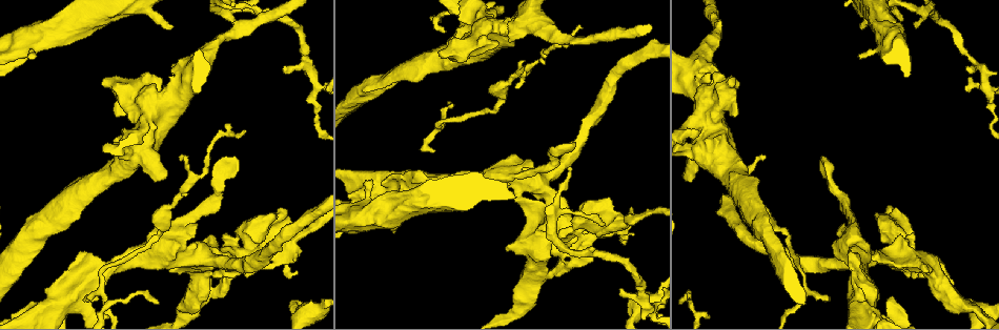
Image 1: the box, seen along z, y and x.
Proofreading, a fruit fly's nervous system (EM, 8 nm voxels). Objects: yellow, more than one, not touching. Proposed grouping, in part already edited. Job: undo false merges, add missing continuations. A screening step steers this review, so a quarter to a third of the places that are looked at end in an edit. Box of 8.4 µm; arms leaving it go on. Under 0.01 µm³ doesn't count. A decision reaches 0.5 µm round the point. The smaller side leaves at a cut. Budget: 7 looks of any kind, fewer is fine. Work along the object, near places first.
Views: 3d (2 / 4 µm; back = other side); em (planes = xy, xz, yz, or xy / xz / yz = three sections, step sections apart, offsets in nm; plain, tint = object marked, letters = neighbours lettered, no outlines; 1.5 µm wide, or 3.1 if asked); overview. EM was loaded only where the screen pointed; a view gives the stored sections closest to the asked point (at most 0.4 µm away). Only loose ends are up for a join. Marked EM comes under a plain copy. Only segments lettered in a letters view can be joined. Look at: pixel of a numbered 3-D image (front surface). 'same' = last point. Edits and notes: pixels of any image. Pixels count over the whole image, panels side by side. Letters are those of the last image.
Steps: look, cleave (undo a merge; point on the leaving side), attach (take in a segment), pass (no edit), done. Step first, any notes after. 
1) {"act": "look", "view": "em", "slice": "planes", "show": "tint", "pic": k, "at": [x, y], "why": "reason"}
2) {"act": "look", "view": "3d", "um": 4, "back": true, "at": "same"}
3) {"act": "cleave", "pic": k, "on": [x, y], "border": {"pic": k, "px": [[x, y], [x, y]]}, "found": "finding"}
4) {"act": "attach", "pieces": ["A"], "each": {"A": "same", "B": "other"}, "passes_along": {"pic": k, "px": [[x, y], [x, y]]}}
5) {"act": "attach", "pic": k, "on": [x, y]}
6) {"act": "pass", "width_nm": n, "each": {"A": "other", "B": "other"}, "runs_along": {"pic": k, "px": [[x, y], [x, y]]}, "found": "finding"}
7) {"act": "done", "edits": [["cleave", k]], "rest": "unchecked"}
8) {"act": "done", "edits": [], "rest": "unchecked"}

{"act": "look", "view": "em", "slice": "planes", "show": "tint", "pic": 1, "at": [245, 129], "why": "tapers out"}

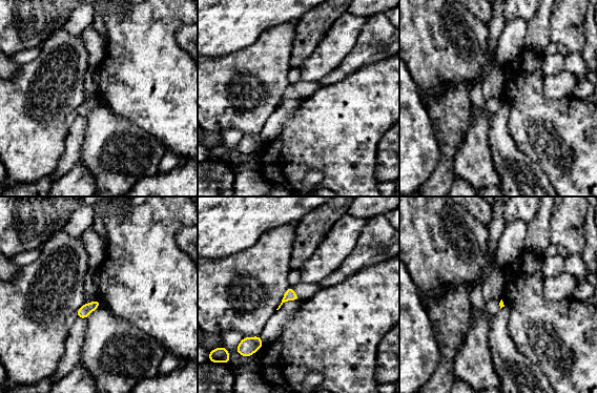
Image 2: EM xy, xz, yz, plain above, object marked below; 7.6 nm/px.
{"act": "look", "view": "em", "slice": "planes", "show": "letters", "at": "same"}

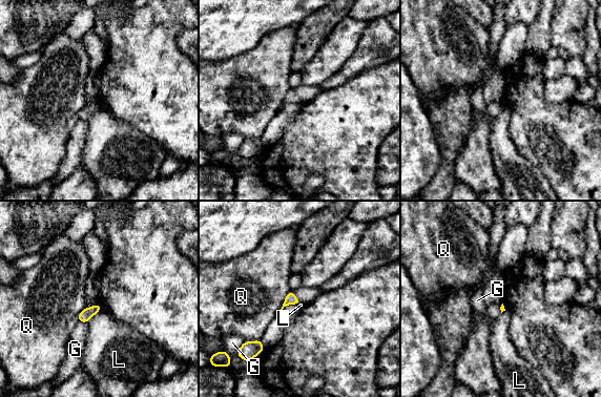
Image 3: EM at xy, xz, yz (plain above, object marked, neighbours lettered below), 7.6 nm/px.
{"act": "pass", "each": {"G": "other", "L": "other", "Q": "other"}, "border": {"pic": 3, "px": [[99, 311], [87, 322]]}, "found": "no lettered segment goes on from it"}

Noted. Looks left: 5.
{"act": "look", "view": "3d", "um": 4, "back": true, "pic": 1, "at": [860, 26], "why": "an open end"}

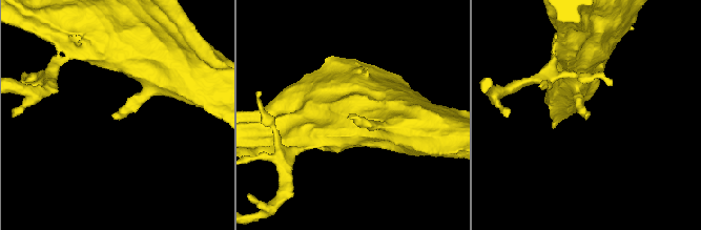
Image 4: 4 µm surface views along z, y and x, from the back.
{"act": "look", "view": "em", "slice": "planes", "show": "letters", "pic": 4, "at": [350, 115]}

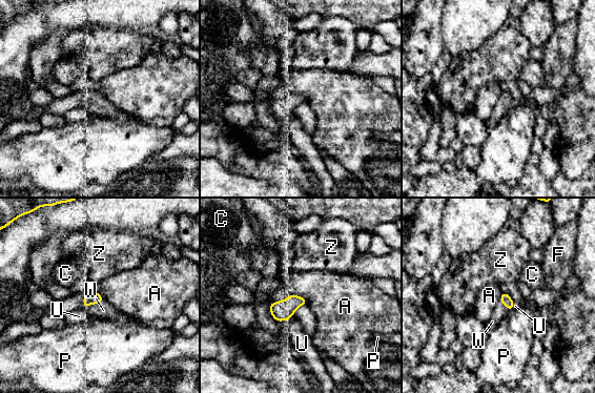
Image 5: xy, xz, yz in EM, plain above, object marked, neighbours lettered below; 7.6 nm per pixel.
{"act": "attach", "pieces": ["W"], "each": {"A": "other", "C": "other", "F": "other", "P": "other", "U": "other", "W": "same", "Z": "other"}, "found": "it goes on there"}

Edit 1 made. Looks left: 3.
{"act": "look", "view": "overview", "why": "redraw"}

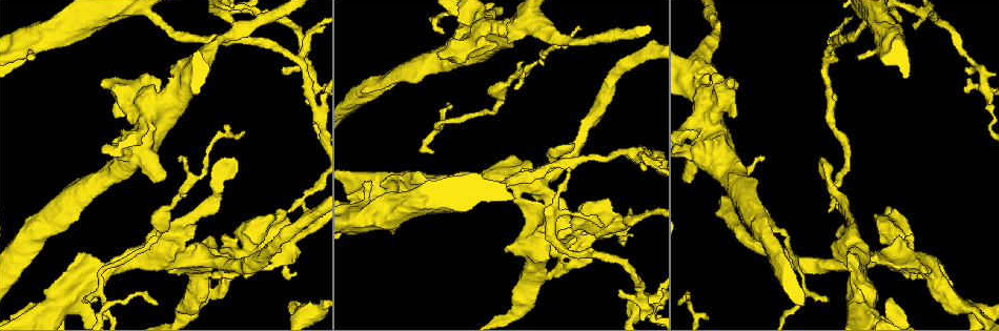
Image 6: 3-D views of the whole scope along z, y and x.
{"act": "look", "view": "3d", "um": 2, "pic": 6, "at": [216, 254], "why": "abrupt turn"}

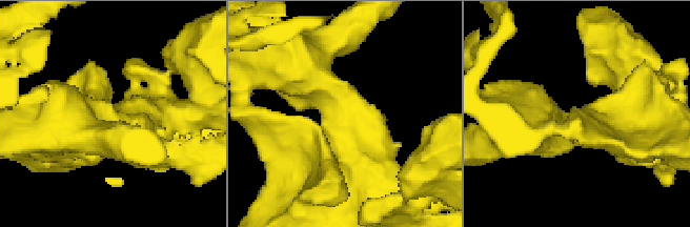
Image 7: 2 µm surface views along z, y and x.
{"act": "look", "view": "em", "slice": "planes", "show": "letters", "pic": 7, "at": [611, 124]}

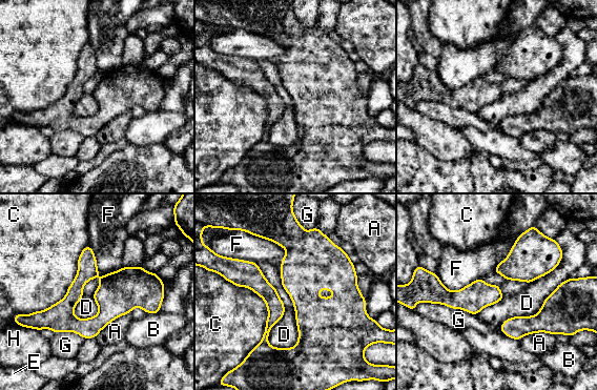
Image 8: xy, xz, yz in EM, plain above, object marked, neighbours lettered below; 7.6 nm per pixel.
{"act": "pass", "each": {"A": "other", "B": "other", "C": "other", "D": "other", "E": "other", "F": "other", "G": "other", "H": "other"}, "border": {"pic": 8, "px": [[285, 309], [268, 336], [282, 349]]}, "found": "continuous, no second cell"}

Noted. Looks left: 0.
{"act": "done", "edits": [["attach", 5]], "rest": "unchecked"}

